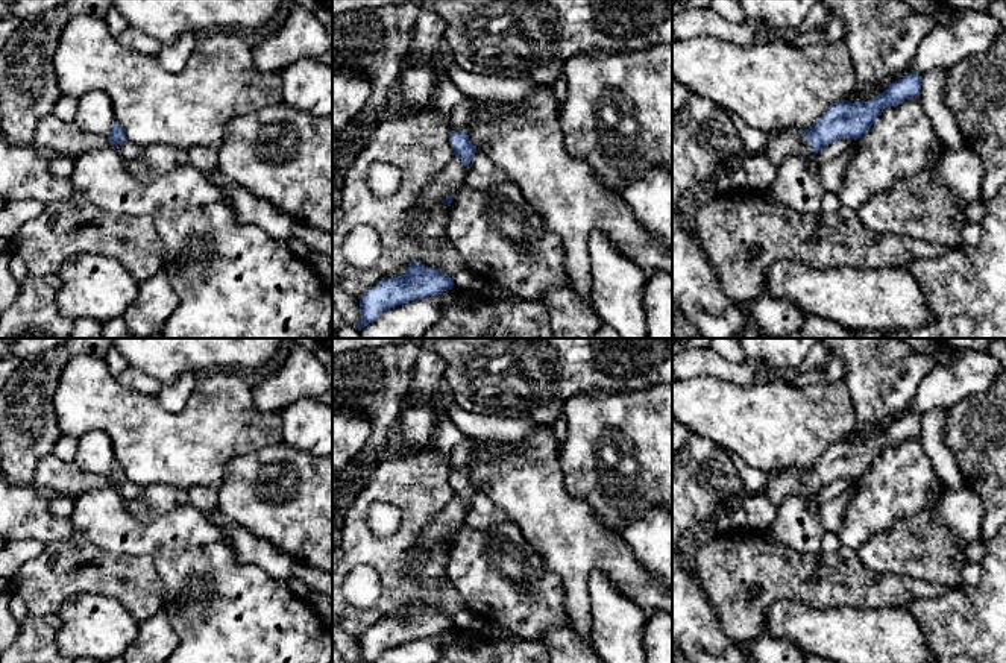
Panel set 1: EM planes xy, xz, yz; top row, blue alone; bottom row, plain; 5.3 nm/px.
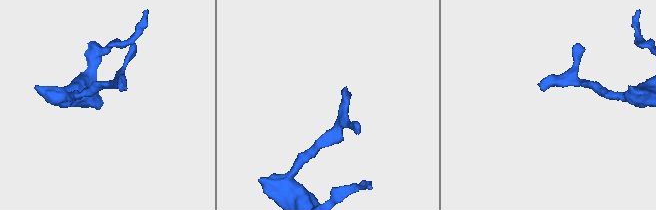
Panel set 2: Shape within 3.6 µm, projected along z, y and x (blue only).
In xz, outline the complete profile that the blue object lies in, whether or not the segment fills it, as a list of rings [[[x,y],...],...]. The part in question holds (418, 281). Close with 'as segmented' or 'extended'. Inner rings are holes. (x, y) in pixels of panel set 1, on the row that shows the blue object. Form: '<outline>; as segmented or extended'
[[[416,261],[410,262],[402,276],[381,281],[367,290],[360,299],[361,320],[355,329],[376,320],[384,311],[414,299],[439,296],[454,288],[454,279],[434,267],[425,267]]]; as segmented

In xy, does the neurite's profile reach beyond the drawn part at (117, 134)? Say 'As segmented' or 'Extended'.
Extended

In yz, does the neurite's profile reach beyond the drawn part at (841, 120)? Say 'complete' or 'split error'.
split error

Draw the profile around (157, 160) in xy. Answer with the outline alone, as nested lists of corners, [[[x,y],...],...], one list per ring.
[[[149,144],[138,159],[126,161],[126,165],[137,179],[153,179],[168,173],[178,162],[193,165],[206,178],[220,173],[217,150],[205,146],[181,150],[167,144]]]

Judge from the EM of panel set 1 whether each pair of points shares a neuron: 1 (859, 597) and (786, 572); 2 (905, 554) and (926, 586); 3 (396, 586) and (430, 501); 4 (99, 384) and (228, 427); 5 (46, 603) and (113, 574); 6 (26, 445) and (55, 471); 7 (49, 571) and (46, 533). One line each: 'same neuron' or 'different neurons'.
1: same neuron
2: different neurons
3: same neuron
4: same neuron
5: same neuron
6: different neurons
7: different neurons

